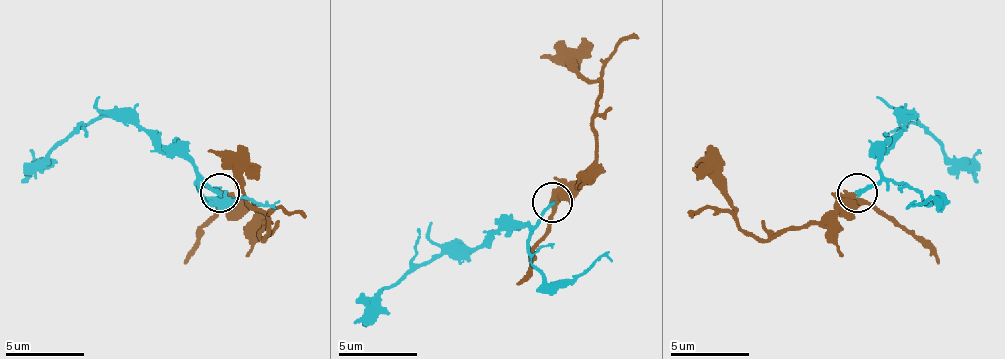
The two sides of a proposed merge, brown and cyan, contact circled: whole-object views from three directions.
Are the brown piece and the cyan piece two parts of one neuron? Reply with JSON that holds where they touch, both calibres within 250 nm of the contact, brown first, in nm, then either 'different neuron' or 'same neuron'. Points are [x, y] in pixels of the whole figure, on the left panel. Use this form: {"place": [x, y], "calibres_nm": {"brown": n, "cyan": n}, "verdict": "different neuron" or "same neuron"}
{"place": [219, 192], "calibres_nm": {"brown": 440, "cyan": 240}, "verdict": "different neuron"}

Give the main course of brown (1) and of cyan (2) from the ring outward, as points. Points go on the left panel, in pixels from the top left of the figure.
1: (220, 193), (236, 197), (264, 225), (260, 229), (264, 241), (268, 217), (248, 201), (240, 178), (208, 150)
2: (220, 193), (185, 158), (165, 154), (141, 130), (110, 118), (82, 122), (23, 181)

